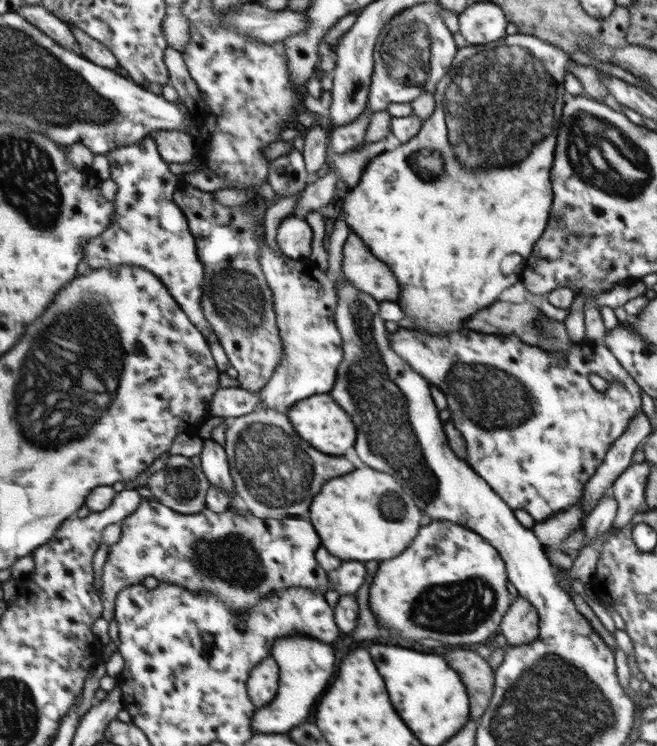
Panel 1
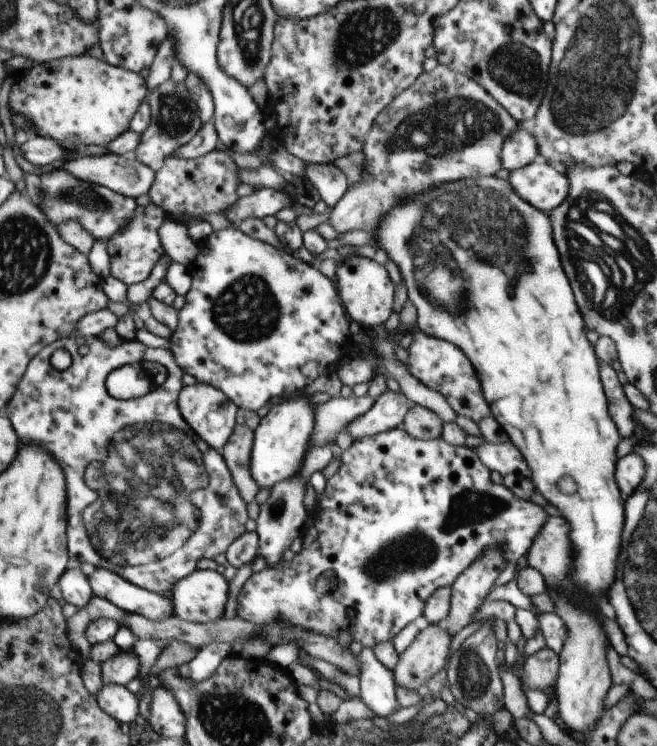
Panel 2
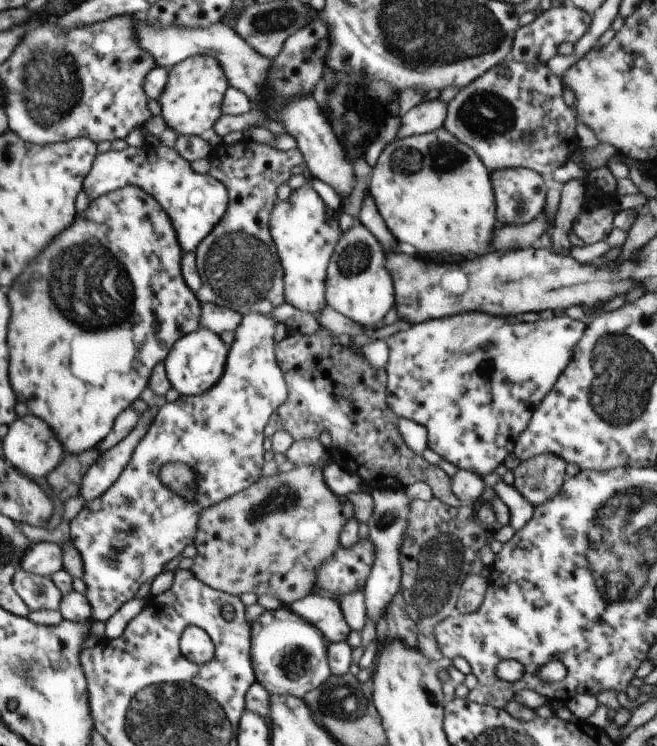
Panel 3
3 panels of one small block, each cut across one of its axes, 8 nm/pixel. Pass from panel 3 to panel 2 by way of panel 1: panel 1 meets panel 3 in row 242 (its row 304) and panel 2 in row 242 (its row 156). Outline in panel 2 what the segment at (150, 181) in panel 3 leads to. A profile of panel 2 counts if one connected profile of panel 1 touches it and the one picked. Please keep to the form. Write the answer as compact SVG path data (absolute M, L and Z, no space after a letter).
M148 203L147 206L137 206L136 214L129 223L125 224L116 235L112 235L107 240L107 251L110 255L111 275L124 284L133 285L146 280L164 254L162 250L162 240L160 237L160 226L164 225L164 210L154 203Z

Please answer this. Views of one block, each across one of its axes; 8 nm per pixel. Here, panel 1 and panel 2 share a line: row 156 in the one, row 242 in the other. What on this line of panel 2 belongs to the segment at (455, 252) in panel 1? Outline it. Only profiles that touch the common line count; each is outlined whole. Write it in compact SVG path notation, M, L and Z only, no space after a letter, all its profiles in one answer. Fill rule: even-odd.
M496 175L472 177L444 183L428 192L418 193L418 196L406 197L379 220L371 234L375 239L374 247L384 250L398 266L407 288L407 297L417 308L416 328L428 336L451 342L470 359L492 416L526 456L536 490L540 490L550 504L560 508L562 516L572 526L570 540L574 544L576 562L571 579L577 587L583 588L585 595L599 602L600 596L606 594L614 582L616 558L622 540L620 536L624 528L624 500L614 480L620 434L608 414L608 402L599 375L599 360L593 344L586 337L587 328L578 306L574 306L574 294L554 244L549 216L522 200L508 180L499 179ZM474 252L478 252L478 256L486 256L486 260L498 260L498 266L504 272L516 270L516 280L514 276L502 276L502 272L482 272L482 296L474 296L470 276L460 276L461 271L458 271L458 268L466 270L470 264L490 264L480 260ZM564 476L572 476L576 480L578 490L572 494L576 498L564 496L558 490L558 480Z

